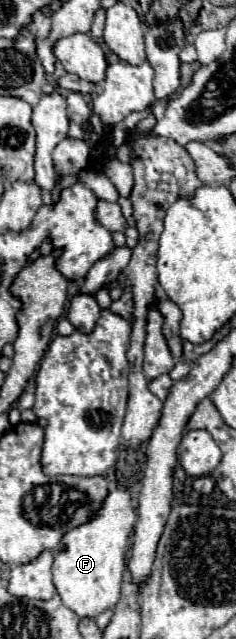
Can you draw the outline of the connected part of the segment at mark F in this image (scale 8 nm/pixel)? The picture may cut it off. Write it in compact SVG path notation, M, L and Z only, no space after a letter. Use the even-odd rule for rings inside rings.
M115 485L103 501L103 507L83 525L67 531L61 539L63 551L55 553L53 583L63 603L79 617L97 617L121 599L121 581L125 571L127 547L137 521L137 505L133 493Z

